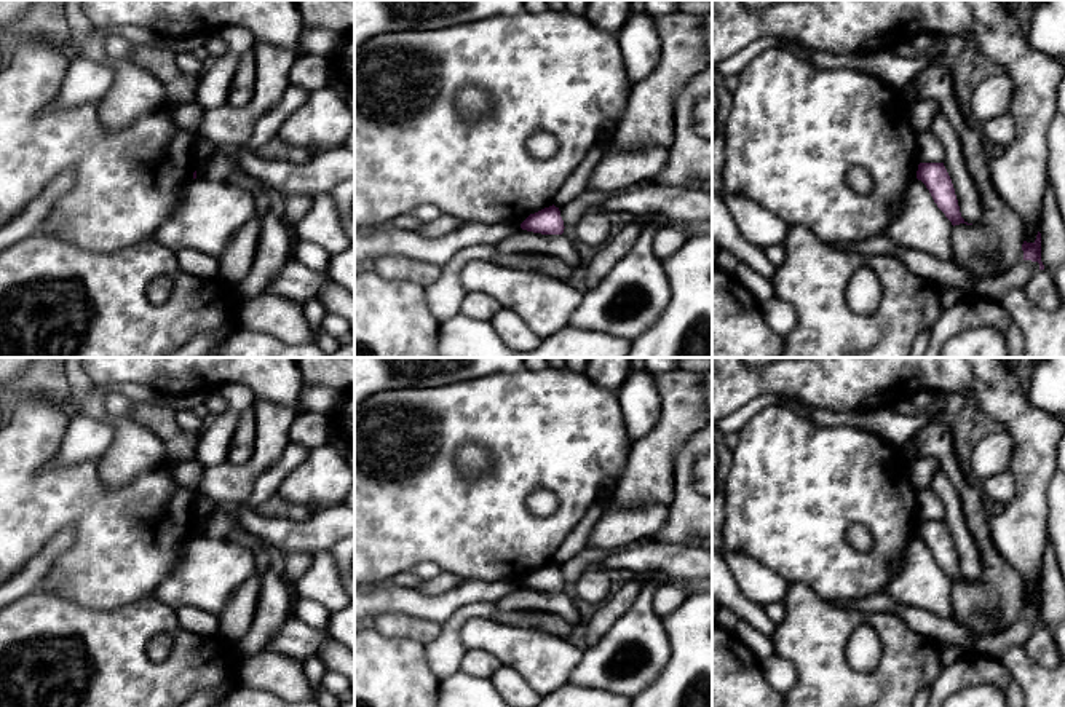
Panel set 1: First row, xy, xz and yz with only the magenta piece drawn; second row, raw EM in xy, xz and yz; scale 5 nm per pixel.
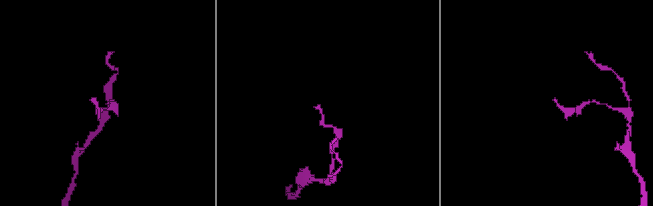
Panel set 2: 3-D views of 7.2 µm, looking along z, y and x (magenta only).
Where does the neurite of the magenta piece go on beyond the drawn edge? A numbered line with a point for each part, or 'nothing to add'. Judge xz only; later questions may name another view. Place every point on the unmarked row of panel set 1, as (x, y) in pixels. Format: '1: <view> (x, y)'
nothing to add

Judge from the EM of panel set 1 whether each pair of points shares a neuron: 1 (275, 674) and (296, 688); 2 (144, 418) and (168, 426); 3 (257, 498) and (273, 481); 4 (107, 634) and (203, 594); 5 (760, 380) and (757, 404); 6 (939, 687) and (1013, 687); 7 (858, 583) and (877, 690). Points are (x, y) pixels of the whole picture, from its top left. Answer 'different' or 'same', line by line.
1: same
2: same
3: same
4: different
5: different
6: same
7: different

